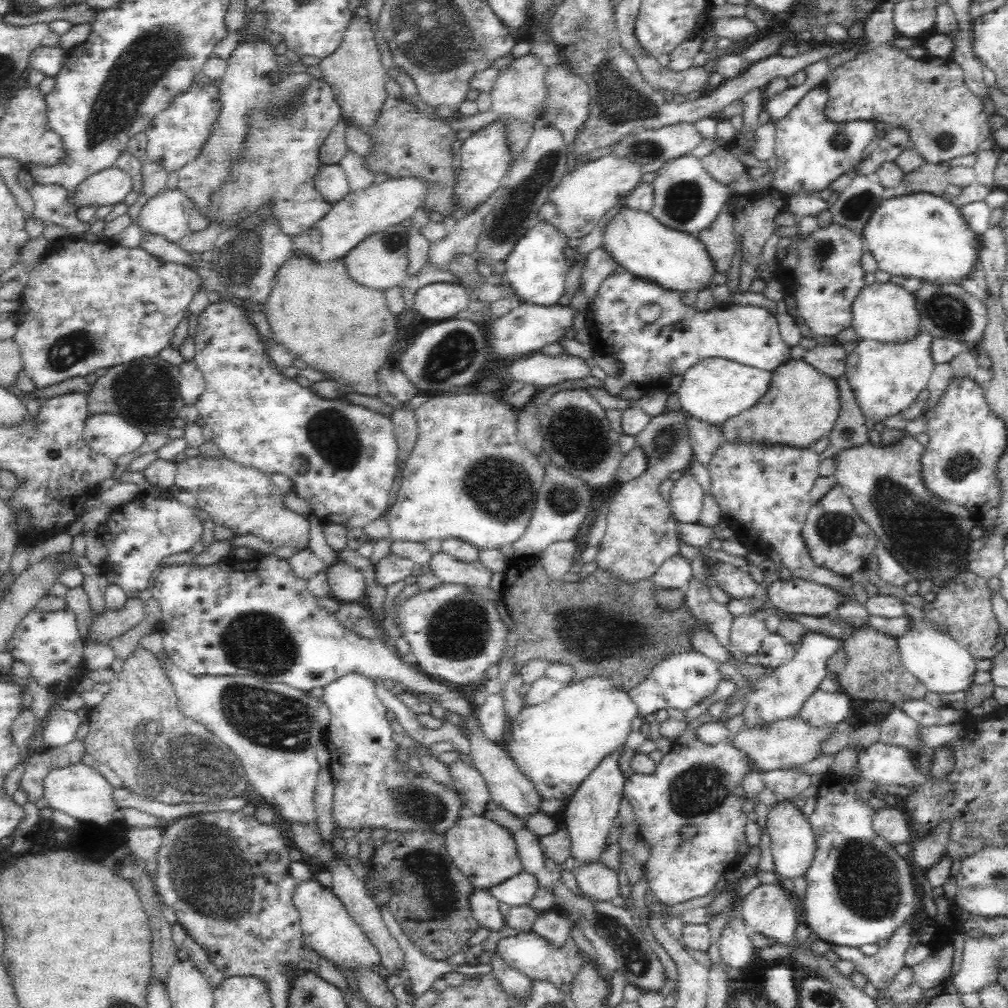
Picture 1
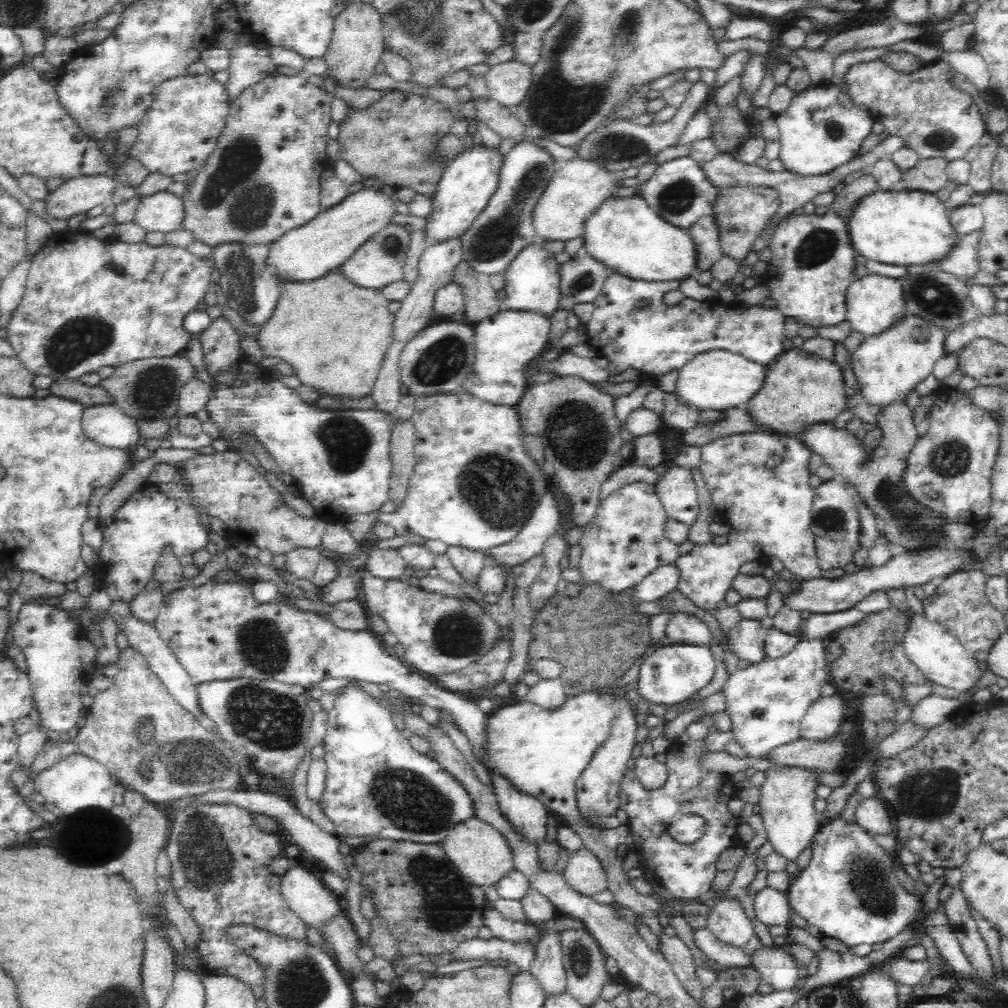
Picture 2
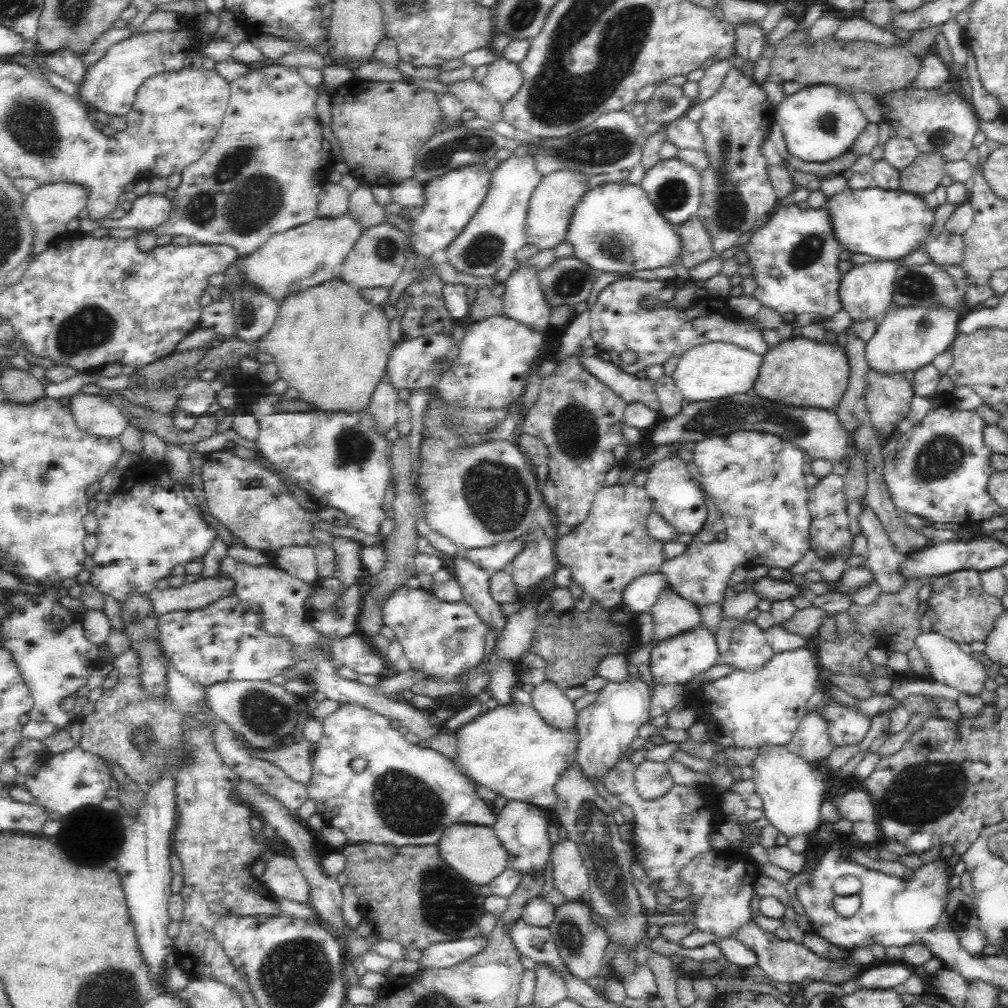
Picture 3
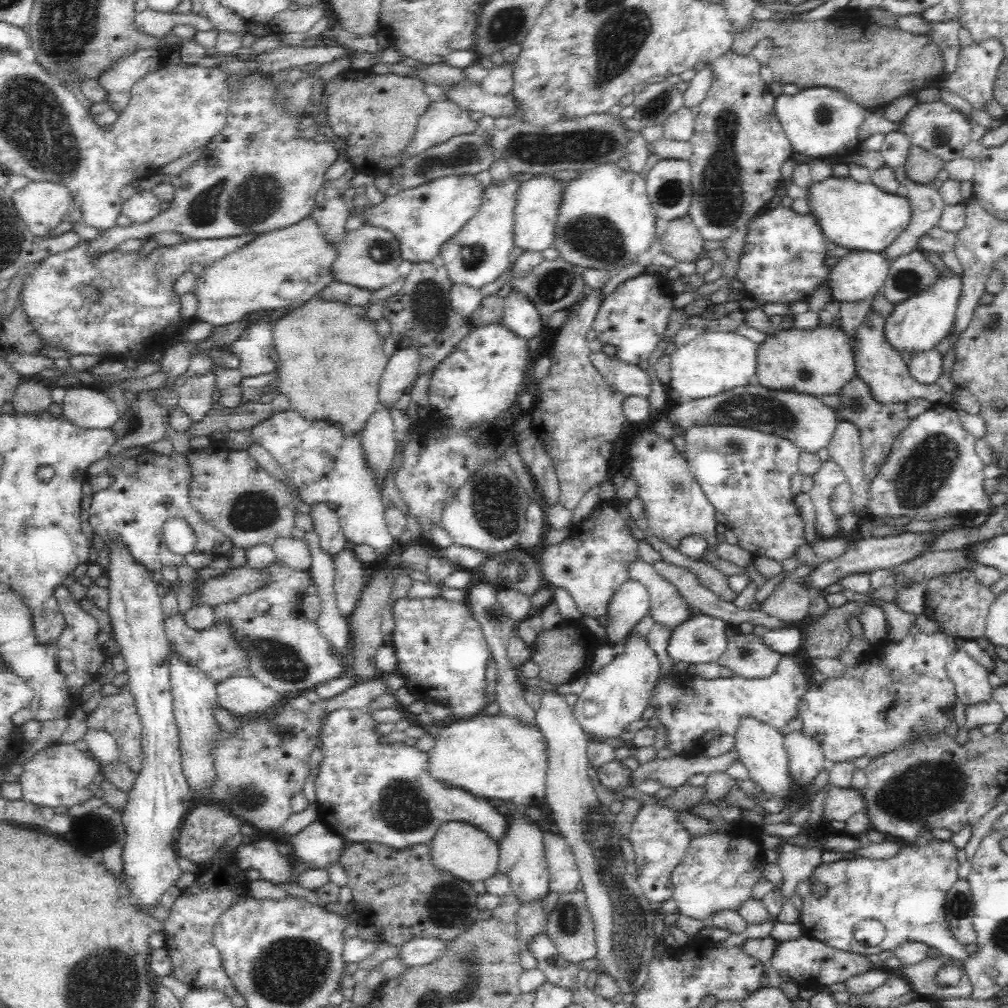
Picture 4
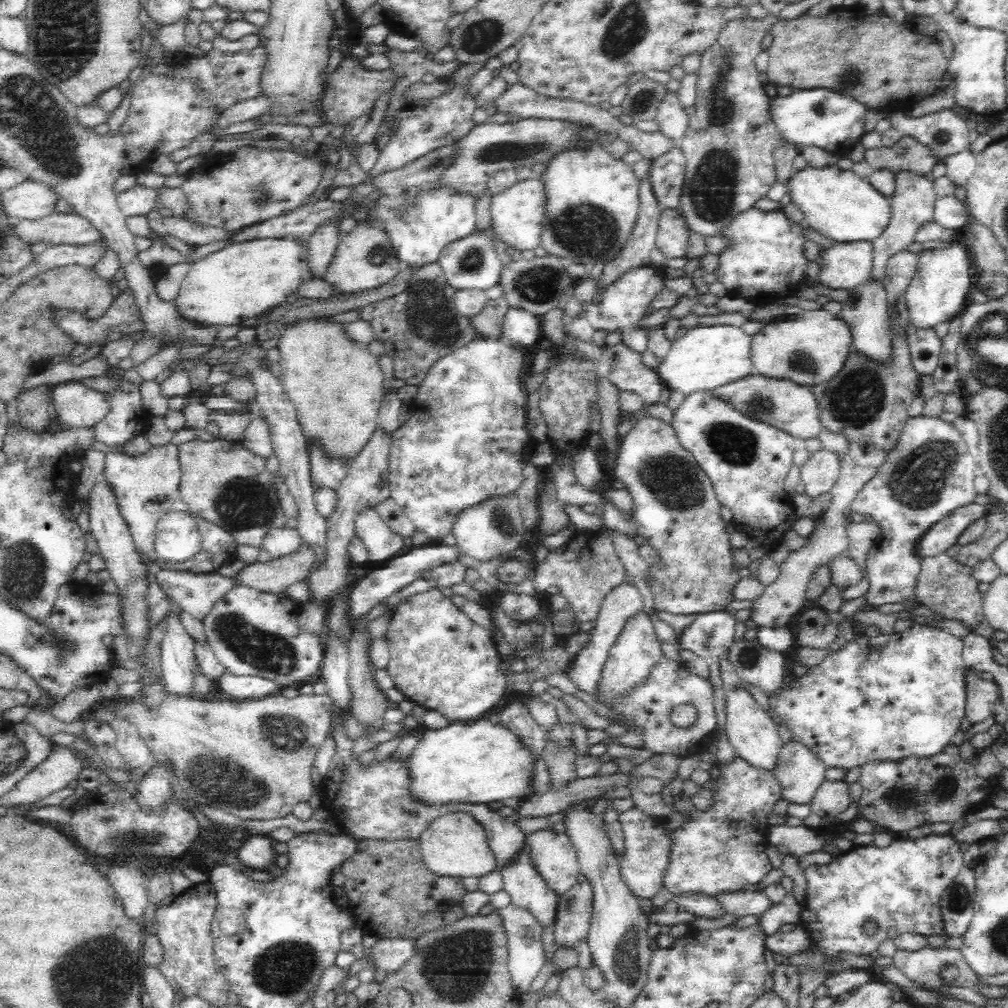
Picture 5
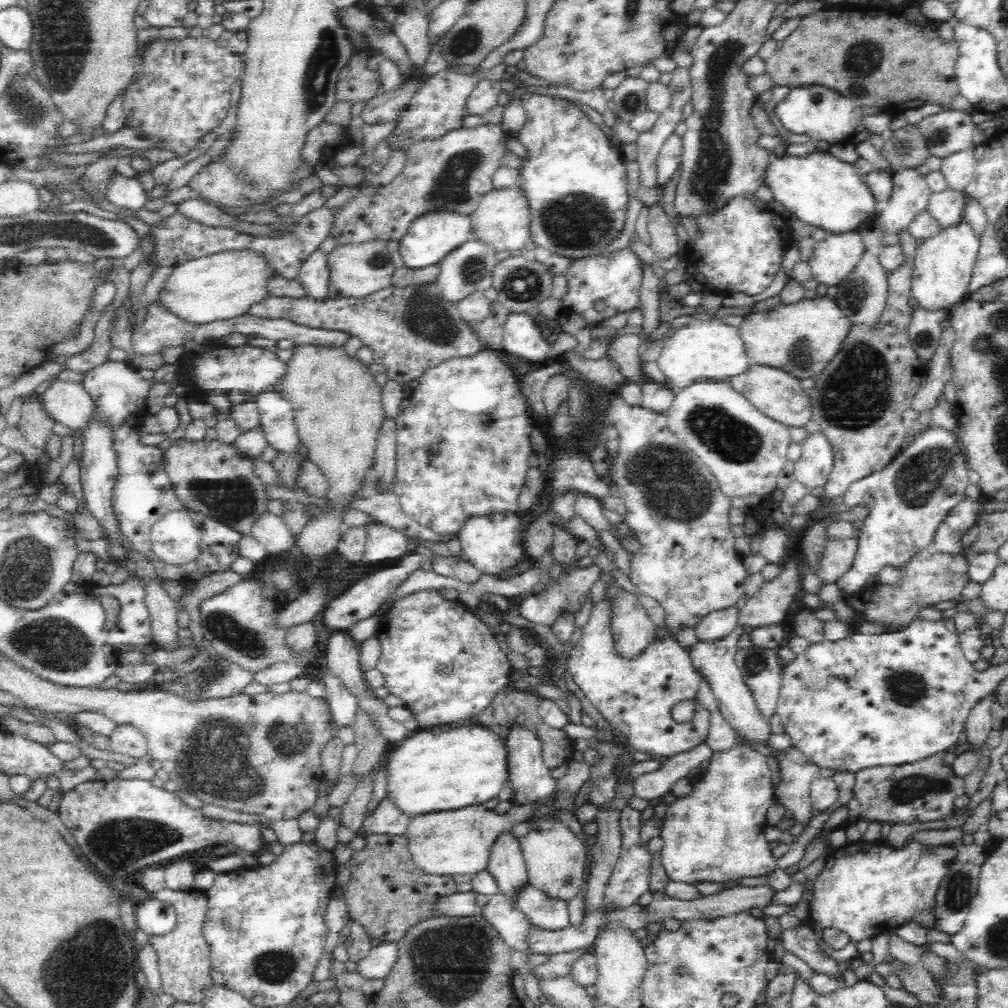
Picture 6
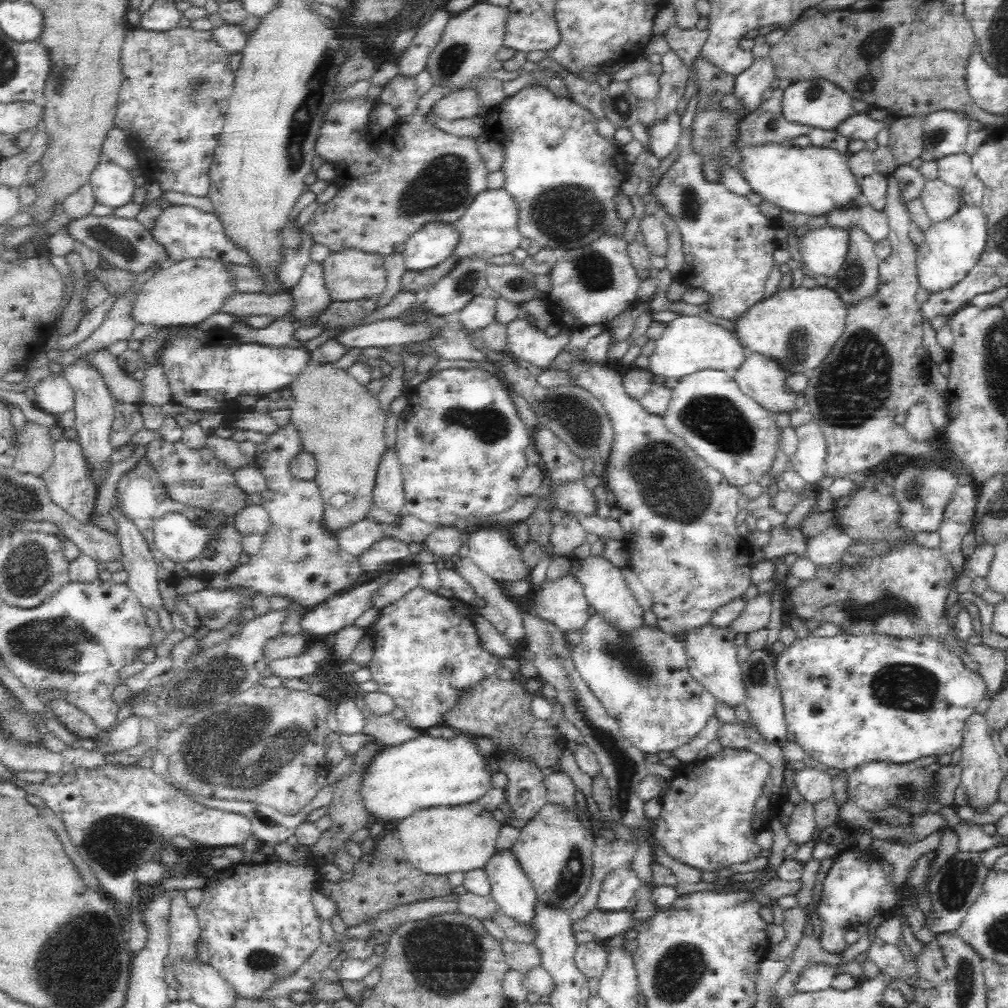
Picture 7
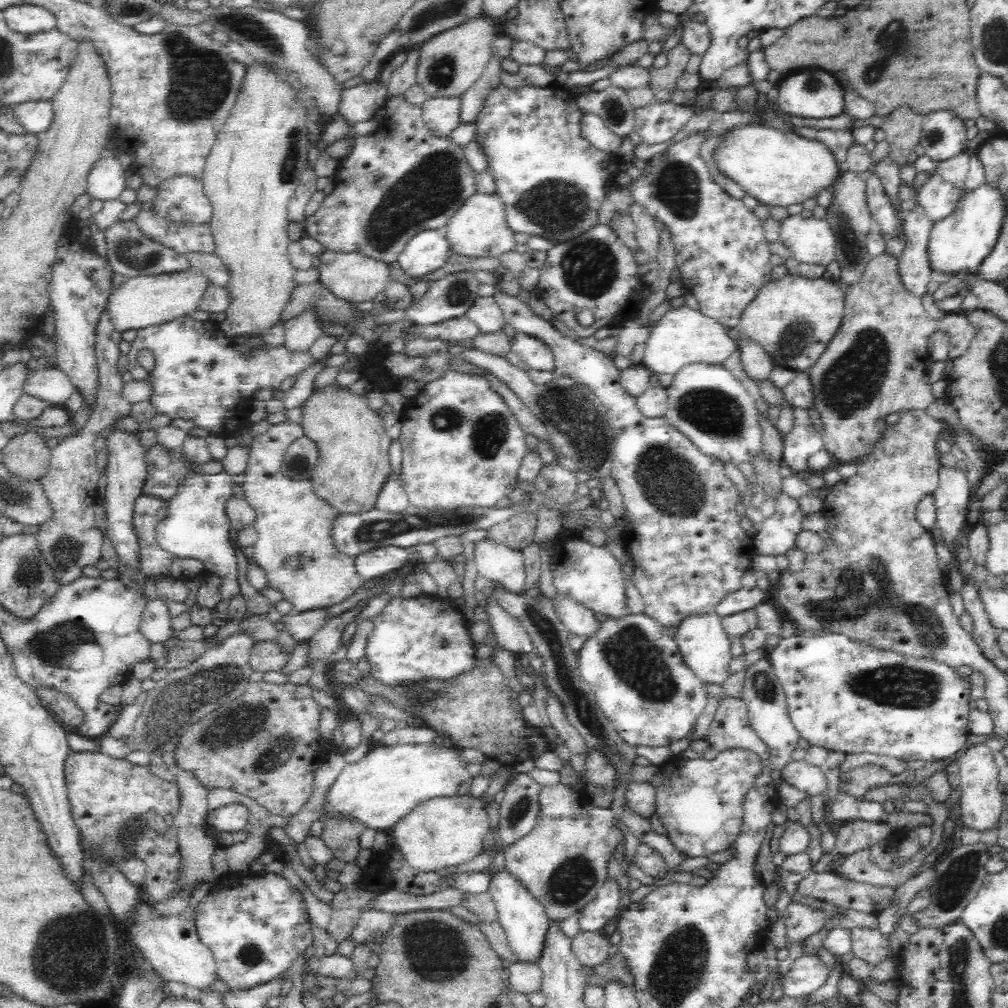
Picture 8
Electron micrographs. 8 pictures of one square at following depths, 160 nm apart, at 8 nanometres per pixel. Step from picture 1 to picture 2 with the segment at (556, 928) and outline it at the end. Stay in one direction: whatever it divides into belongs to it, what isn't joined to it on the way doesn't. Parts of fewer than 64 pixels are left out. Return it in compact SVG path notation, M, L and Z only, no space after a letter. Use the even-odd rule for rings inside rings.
M541 930L541 938L536 943L536 958L532 962L530 974L542 987L545 995L562 994L567 990L567 977L563 966L562 941L560 932Z

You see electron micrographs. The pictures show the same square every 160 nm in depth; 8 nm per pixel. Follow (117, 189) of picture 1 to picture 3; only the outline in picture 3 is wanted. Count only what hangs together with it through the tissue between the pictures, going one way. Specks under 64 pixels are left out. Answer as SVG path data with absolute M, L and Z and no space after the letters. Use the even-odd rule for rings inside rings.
M60 182L54 184L40 185L29 195L24 196L23 210L32 221L35 235L33 238L32 260L36 259L44 250L47 250L52 241L59 235L67 233L66 226L72 218L87 207L88 193L81 185L74 182Z

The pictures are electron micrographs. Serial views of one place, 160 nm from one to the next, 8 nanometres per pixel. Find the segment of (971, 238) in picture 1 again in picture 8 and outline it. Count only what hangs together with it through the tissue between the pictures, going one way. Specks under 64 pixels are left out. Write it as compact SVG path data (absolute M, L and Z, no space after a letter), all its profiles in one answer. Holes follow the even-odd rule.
M758 124L736 126L723 135L723 142L714 152L718 170L722 174L726 174L730 180L740 184L745 190L745 194L754 196L761 204L788 207L791 204L802 203L809 198L816 198L822 190L832 188L842 172L832 151L826 144L816 139L808 140L793 132L784 134L776 128L767 128Z

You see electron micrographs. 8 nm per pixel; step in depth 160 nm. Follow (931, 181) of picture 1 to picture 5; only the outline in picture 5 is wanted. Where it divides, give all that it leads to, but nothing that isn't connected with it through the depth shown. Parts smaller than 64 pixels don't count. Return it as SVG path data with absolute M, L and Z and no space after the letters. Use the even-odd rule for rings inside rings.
M903 136L890 148L869 148L864 152L864 161L874 170L888 169L928 174L940 159L925 144L920 144L910 136Z

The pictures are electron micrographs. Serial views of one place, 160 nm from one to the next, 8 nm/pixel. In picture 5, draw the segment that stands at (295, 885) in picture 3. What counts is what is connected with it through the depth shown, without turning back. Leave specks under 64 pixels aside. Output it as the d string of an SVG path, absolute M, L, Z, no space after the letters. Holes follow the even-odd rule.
M253 834L234 852L247 868L268 871L268 867L276 862L275 858L278 855L274 844L266 834Z

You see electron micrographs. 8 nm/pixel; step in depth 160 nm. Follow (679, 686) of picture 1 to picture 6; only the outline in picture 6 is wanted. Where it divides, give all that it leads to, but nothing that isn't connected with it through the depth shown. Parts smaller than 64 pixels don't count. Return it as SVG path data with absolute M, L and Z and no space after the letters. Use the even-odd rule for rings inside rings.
M726 608L707 614L694 626L697 642L720 640L738 625L738 608Z

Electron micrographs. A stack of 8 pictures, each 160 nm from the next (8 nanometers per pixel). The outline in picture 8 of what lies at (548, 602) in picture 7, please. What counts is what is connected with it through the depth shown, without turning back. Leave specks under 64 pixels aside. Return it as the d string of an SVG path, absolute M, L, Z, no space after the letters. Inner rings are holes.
M559 593L553 600L553 608L572 636L577 634L588 637L598 630L600 621L596 620L596 613L585 608L570 595Z

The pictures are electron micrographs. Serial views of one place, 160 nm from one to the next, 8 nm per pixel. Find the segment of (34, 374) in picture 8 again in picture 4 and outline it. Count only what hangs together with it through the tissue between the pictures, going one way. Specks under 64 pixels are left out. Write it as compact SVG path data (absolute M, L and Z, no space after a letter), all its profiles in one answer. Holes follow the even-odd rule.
M70 386L61 403L63 415L82 429L110 429L120 418L117 404L98 388Z

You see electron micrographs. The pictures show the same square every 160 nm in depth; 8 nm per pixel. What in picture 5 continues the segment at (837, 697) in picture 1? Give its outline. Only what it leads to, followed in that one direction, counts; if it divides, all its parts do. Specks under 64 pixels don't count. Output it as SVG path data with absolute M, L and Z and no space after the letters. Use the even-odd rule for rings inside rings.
M793 739L784 744L773 770L781 786L782 799L796 804L809 804L825 781L826 768L807 745Z

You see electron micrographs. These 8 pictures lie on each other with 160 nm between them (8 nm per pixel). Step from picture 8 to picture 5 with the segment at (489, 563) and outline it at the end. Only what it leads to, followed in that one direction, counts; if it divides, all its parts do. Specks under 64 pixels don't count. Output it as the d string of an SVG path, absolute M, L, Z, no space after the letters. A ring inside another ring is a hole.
M516 492L508 495L499 495L496 497L489 497L486 501L480 502L475 506L466 508L459 512L459 516L456 516L451 534L456 538L457 547L468 556L472 556L476 560L486 562L498 554L504 554L504 552L512 552L516 550L522 544L522 540L525 534L525 527L523 526L524 520L521 514L520 502L516 497Z

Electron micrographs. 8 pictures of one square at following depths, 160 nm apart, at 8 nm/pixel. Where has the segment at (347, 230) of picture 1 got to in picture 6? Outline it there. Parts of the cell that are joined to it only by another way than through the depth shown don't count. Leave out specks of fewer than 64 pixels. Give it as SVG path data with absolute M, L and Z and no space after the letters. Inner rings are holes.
M252 248L216 252L174 266L159 301L186 322L206 324L228 320L248 313L252 305L270 297L267 282L274 277L278 277L277 272L269 266L268 259Z

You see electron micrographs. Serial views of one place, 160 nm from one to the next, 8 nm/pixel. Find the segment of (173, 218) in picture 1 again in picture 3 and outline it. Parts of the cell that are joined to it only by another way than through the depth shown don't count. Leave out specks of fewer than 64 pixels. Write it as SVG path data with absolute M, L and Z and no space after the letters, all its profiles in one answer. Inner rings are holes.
M148 192L141 197L136 197L132 203L132 209L125 212L122 218L112 220L108 218L82 219L78 230L84 234L91 234L96 228L108 229L137 229L138 231L154 230L164 224L170 218L173 211L173 201L164 194Z

